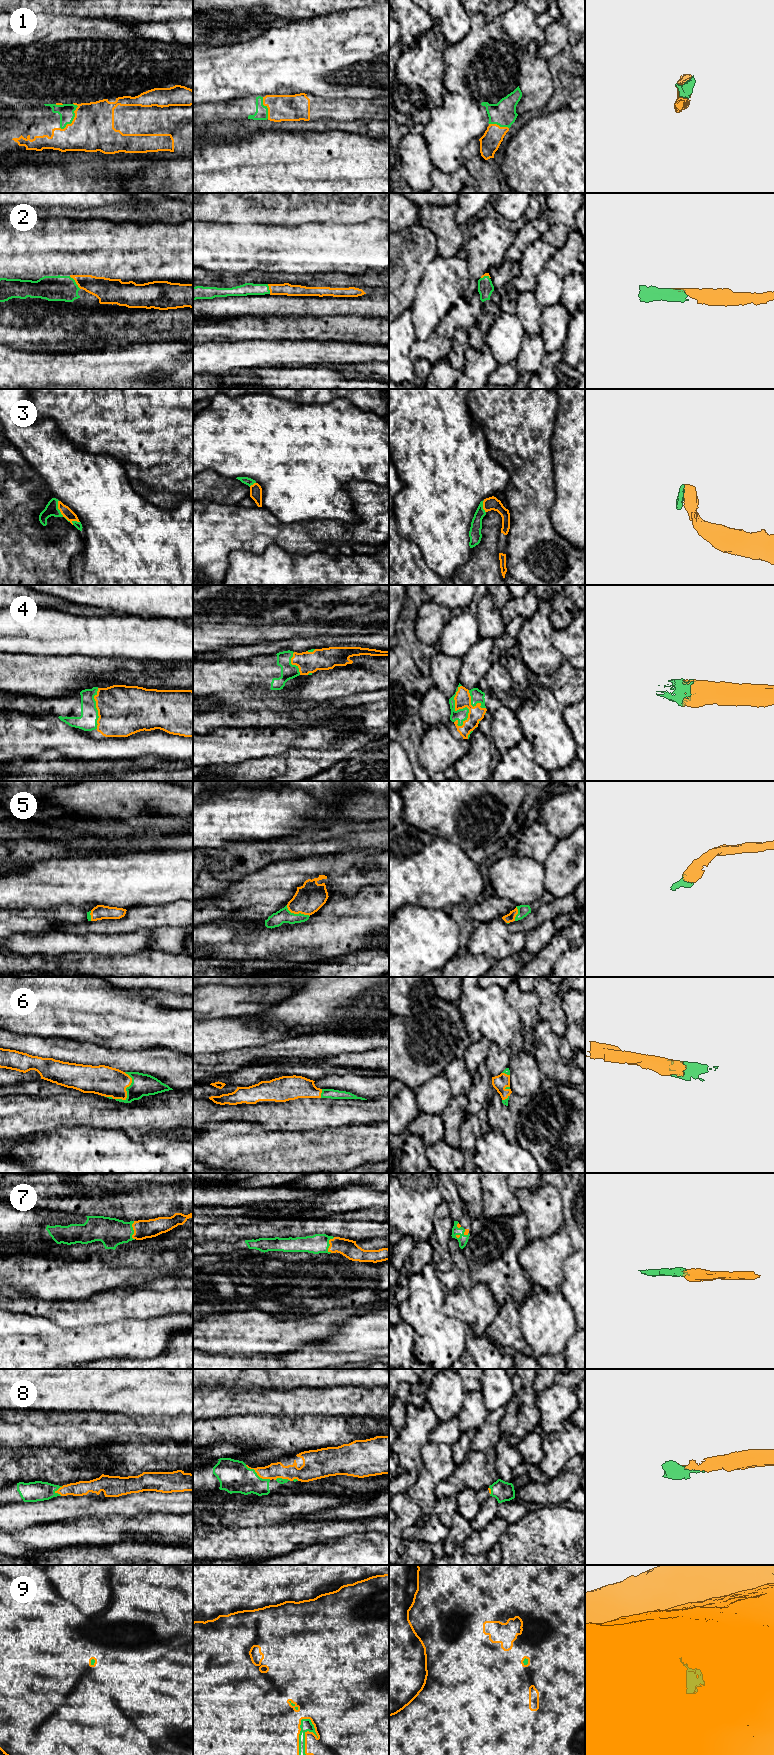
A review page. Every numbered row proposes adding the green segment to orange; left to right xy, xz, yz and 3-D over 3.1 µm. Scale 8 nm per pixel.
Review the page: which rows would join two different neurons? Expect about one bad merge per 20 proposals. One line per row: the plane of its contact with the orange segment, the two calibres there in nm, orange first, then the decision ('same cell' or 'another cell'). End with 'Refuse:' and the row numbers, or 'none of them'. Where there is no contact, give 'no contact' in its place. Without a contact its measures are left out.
1: meets orange in xy; 360 nm thick on the orange side, 130 nm on the other; same cell
2: meets orange in xy; 190 nm thick on the orange side, 200 nm on the other; same cell
3: meets orange in xy; 80 nm thick on the orange side, 110 nm on the other; same cell
4: meets orange in yz; 130 nm thick on the orange side, 100 nm on the other; same cell
5: meets orange in xz; 240 nm thick on the orange side, 110 nm on the other; same cell
6: meets orange in xy; 240 nm thick on the orange side, 180 nm on the other; same cell
7: meets orange in xz; 140 nm thick on the orange side, 160 nm on the other; same cell
8: meets orange in xz; 130 nm thick on the orange side, 260 nm on the other; same cell
9: meets orange in xz; 480 nm thick on the orange side, 100 nm on the other; same cell
Refuse: none of them

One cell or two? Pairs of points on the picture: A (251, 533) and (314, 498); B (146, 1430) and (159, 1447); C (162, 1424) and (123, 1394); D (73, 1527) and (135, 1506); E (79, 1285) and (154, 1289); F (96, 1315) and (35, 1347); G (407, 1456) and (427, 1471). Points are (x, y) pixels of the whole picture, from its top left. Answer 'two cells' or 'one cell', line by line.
A: two cells
B: two cells
C: two cells
D: two cells
E: two cells
F: two cells
G: two cells

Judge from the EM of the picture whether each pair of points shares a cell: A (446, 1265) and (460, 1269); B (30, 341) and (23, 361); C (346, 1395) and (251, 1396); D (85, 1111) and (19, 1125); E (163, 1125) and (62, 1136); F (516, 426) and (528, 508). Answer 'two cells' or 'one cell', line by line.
A: two cells
B: two cells
C: one cell
D: one cell
E: two cells
F: one cell

